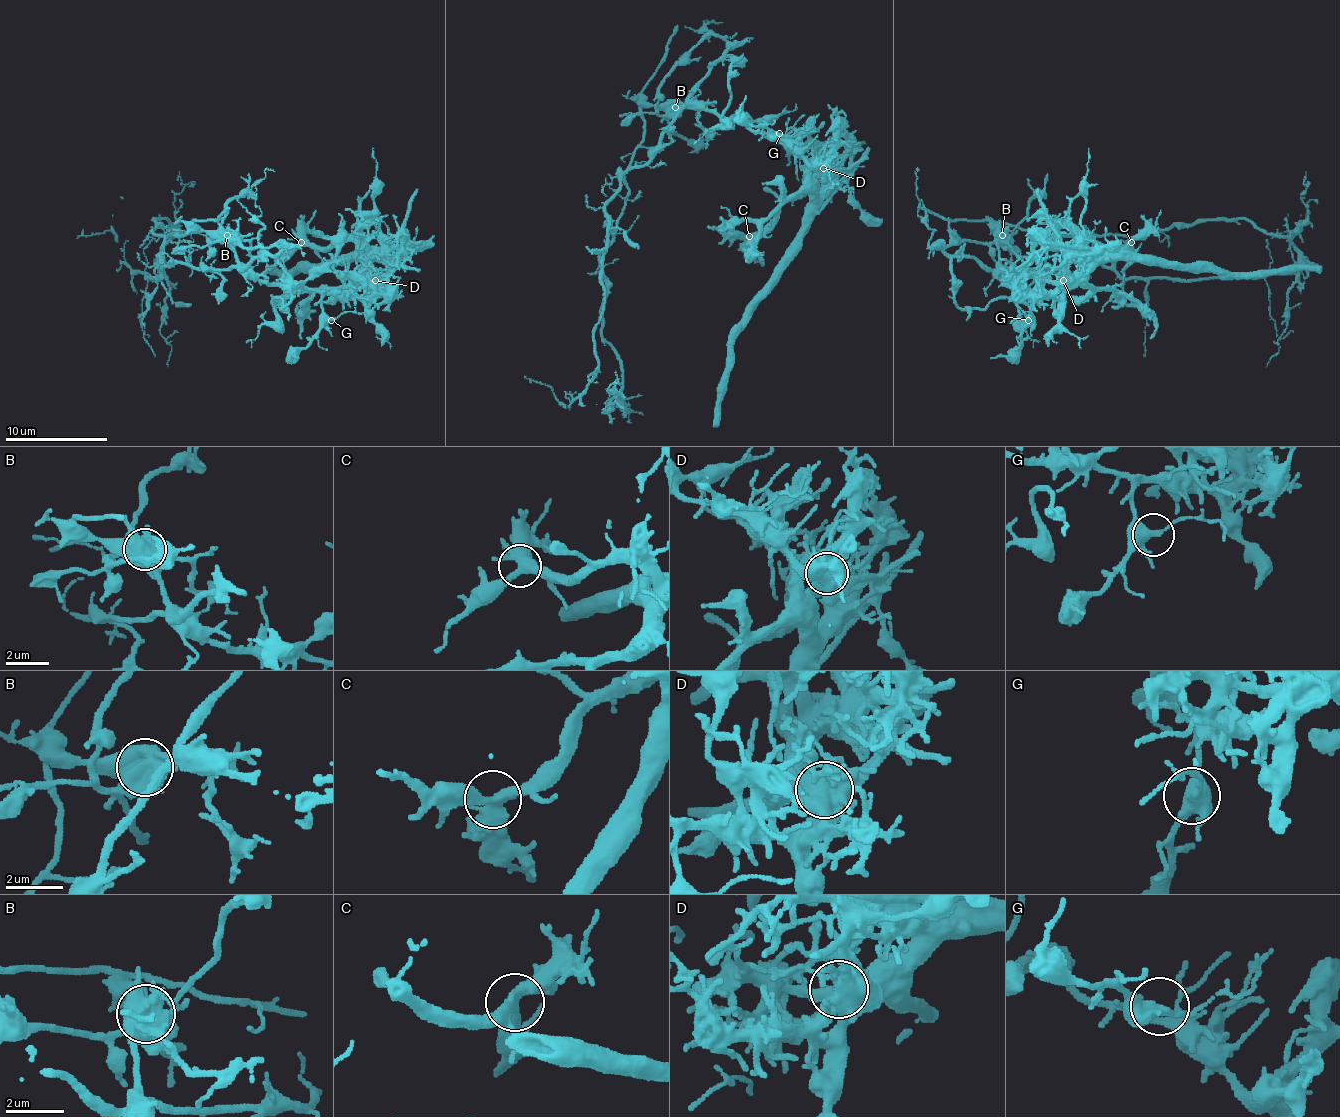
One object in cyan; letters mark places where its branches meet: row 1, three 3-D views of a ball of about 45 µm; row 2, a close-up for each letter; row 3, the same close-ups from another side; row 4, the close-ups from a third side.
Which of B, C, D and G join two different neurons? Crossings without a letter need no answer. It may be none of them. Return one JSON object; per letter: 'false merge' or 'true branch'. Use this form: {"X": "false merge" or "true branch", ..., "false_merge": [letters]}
{"B": "false merge", "C": "true branch", "D": "false merge", "G": "true branch", "false_merge": ["B", "D"]}

